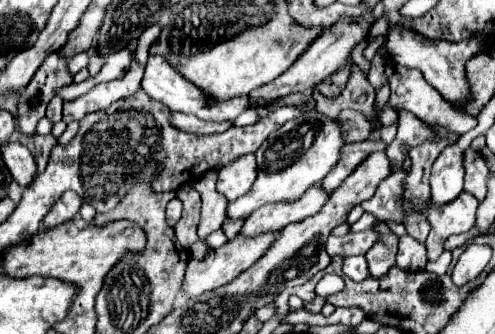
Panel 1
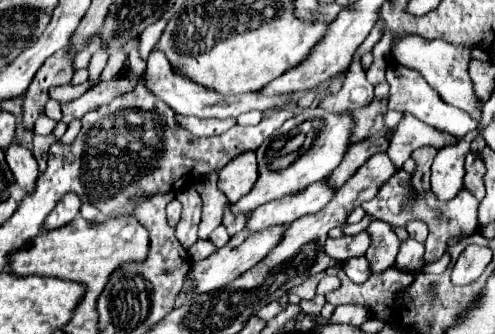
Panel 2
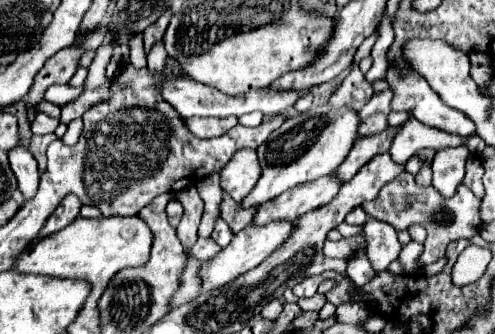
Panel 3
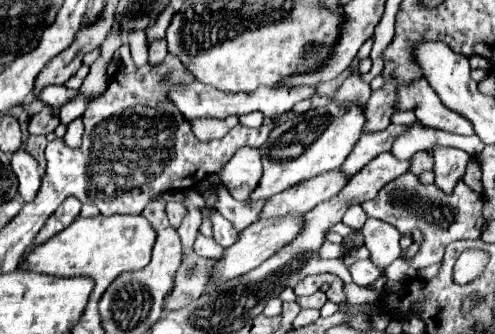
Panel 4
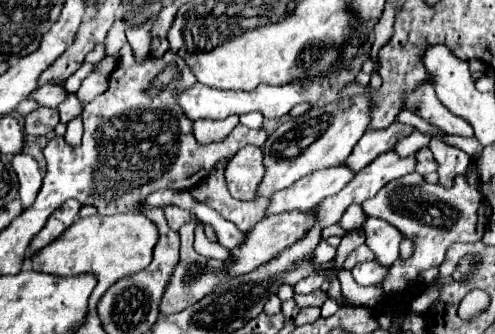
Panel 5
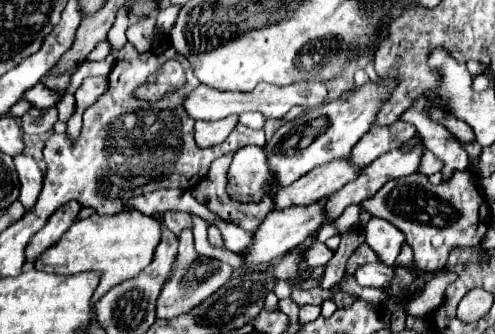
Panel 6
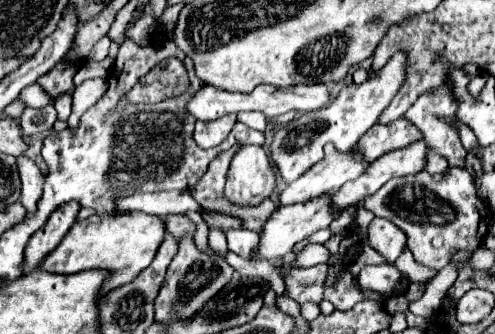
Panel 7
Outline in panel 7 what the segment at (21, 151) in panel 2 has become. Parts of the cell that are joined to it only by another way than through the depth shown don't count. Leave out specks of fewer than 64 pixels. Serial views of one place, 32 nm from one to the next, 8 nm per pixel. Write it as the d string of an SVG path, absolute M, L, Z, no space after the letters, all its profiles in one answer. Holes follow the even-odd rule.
M26 156L18 158L18 172L20 172L20 178L22 178L20 202L28 210L28 216L34 216L36 204L42 198L42 192L44 192L44 176L38 170L38 166Z

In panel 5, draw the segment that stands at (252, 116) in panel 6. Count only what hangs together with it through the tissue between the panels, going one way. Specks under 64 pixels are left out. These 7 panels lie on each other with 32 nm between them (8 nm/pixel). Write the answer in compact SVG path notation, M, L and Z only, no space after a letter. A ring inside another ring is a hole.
M248 112L240 116L240 124L248 126L248 128L262 128L262 120L264 116L260 112Z

